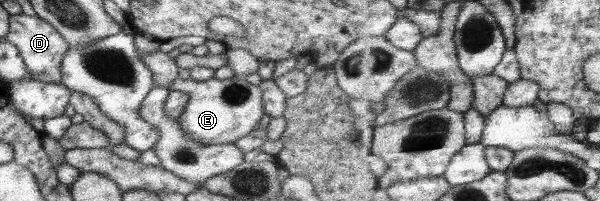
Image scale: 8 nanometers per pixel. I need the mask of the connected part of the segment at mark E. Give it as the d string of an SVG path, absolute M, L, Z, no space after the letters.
M245 76L233 77L228 80L211 78L206 82L194 82L190 79L182 80L177 78L170 83L171 91L181 91L189 94L189 102L185 110L178 117L181 127L185 129L185 135L200 144L226 144L235 143L258 127L259 120L263 116L263 90L251 82L247 82Z

